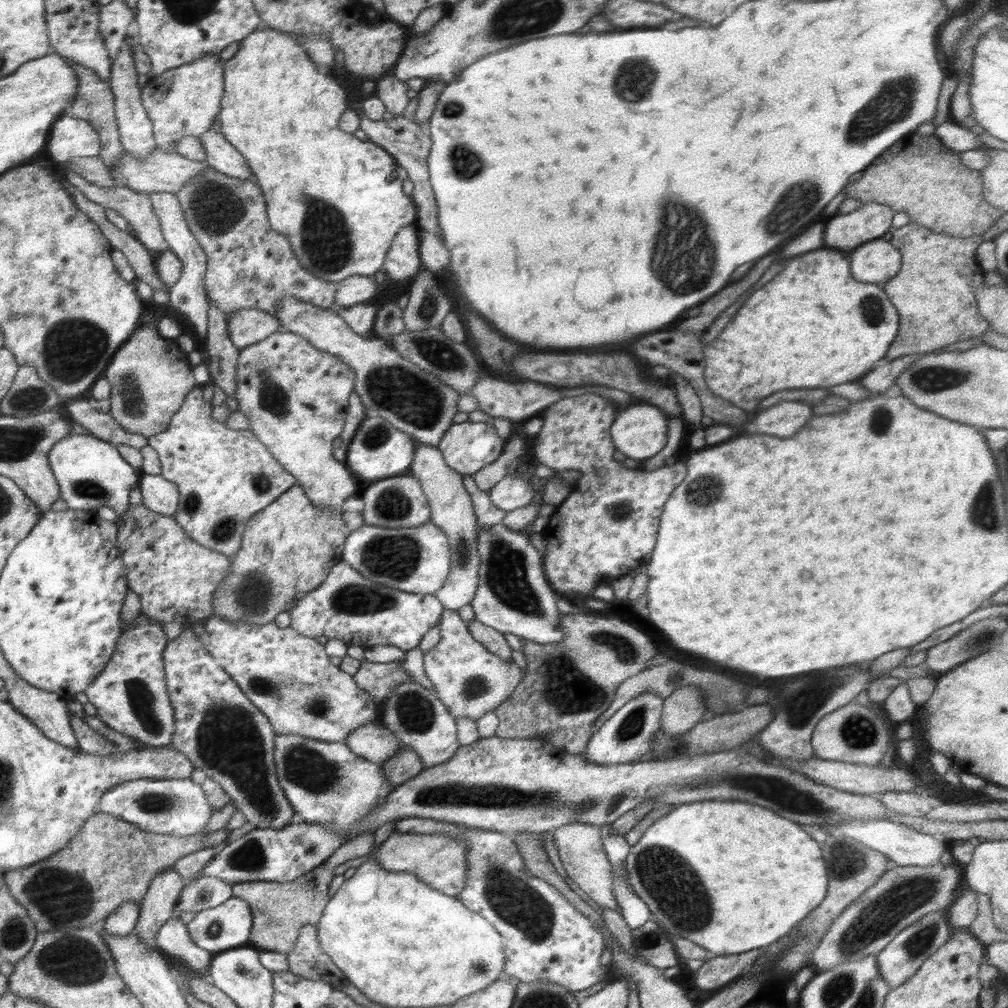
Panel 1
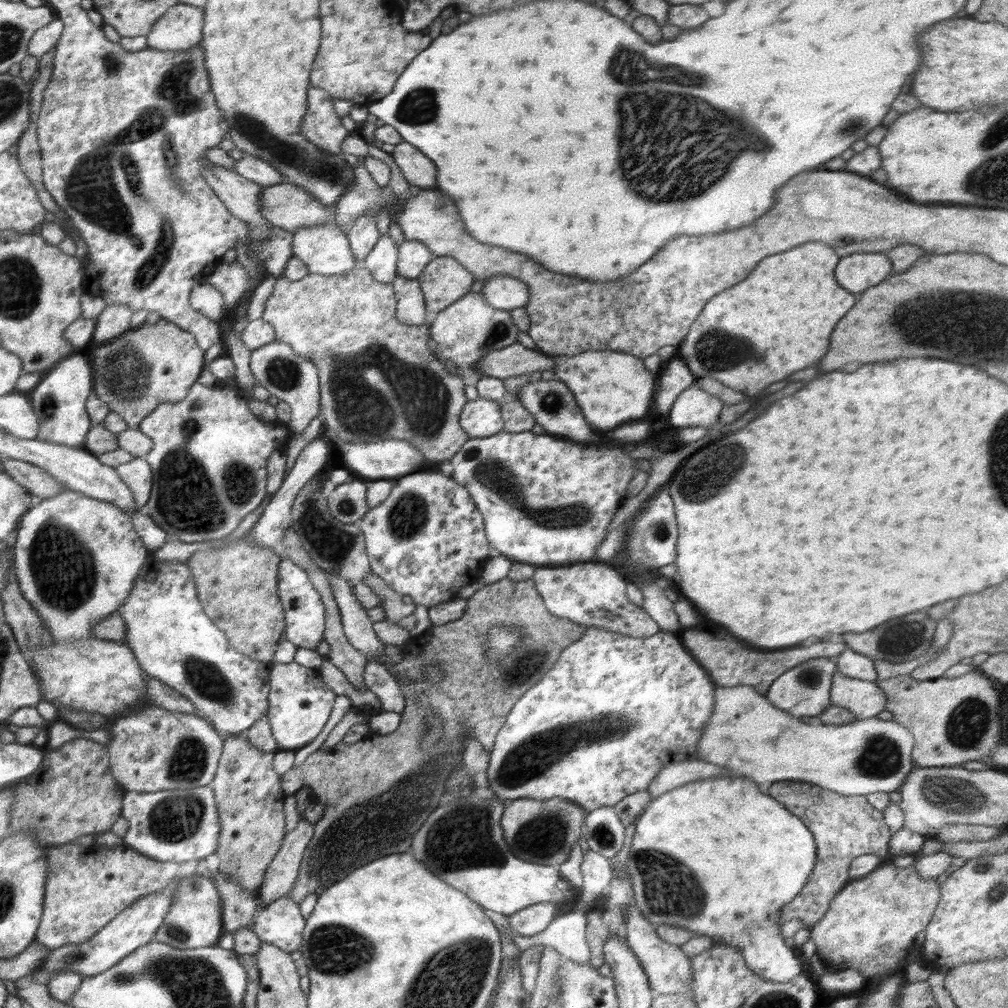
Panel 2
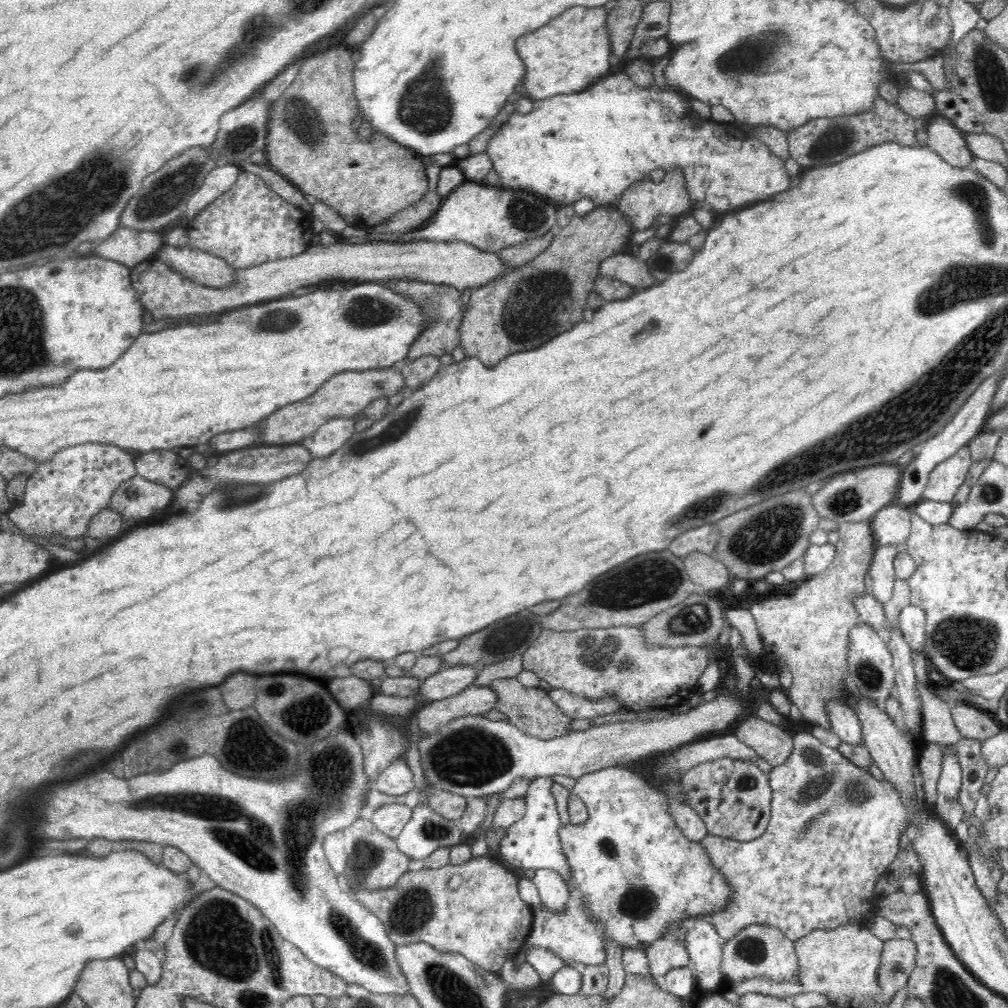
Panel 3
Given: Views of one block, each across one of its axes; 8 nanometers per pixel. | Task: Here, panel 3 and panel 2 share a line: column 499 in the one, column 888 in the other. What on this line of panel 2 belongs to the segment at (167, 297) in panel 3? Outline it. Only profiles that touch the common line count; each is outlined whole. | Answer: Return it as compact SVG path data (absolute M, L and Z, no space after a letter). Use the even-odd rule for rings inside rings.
M854 253L840 258L835 268L839 286L854 295L872 289L892 272L892 259L886 253Z

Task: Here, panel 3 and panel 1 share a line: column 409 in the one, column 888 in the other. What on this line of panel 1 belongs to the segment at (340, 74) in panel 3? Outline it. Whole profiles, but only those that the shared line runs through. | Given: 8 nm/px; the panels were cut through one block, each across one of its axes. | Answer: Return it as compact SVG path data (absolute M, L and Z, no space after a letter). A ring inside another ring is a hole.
M916 131L903 134L895 145L890 145L880 157L872 161L862 177L845 186L845 198L857 198L866 202L890 206L895 213L906 212L913 222L928 227L936 234L950 234L956 238L983 235L988 232L1005 210L985 201L982 189L982 171L970 169L960 161L960 153L944 146L936 135L922 136Z

